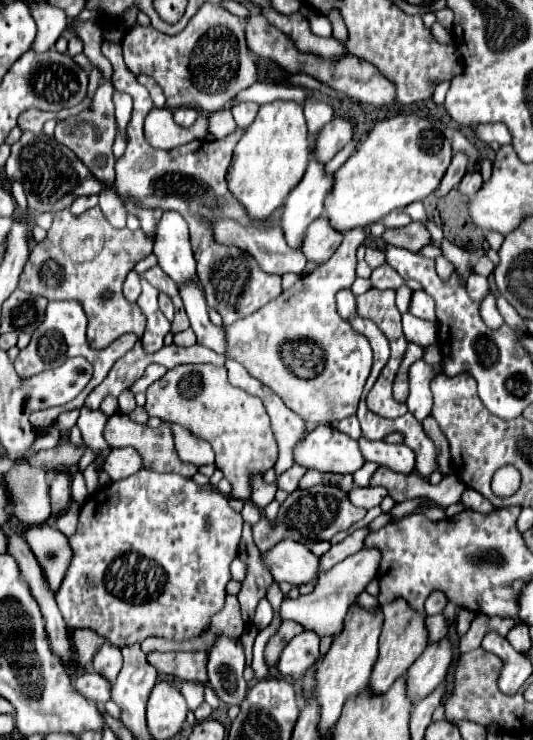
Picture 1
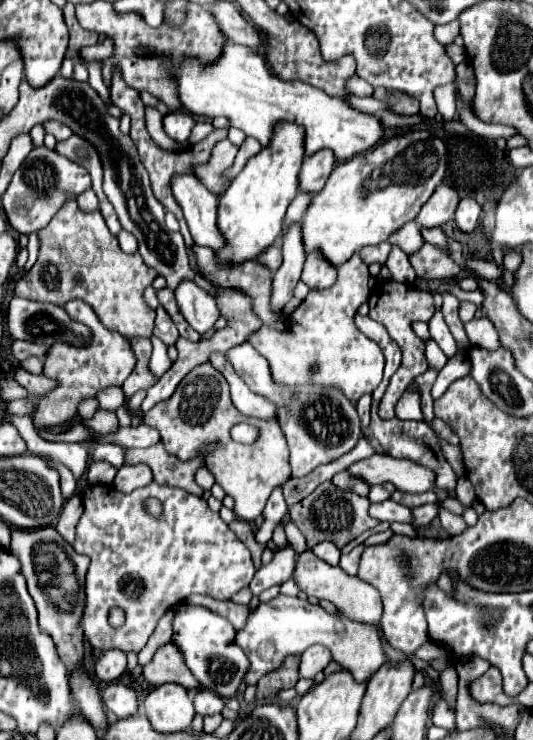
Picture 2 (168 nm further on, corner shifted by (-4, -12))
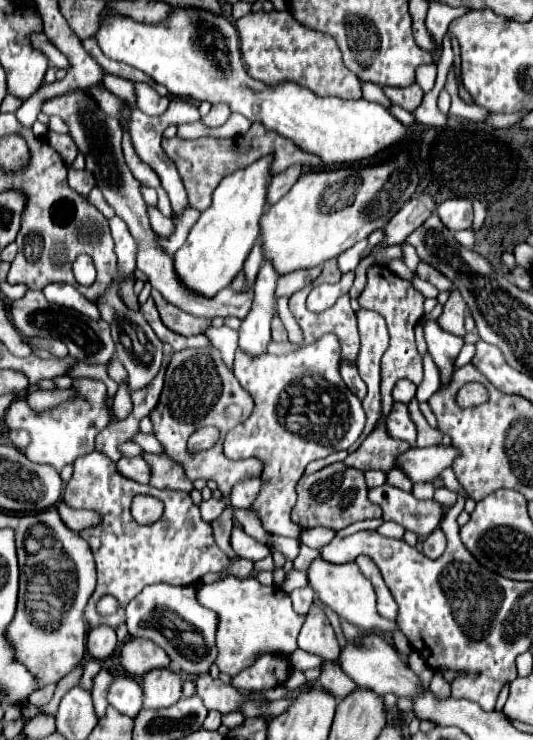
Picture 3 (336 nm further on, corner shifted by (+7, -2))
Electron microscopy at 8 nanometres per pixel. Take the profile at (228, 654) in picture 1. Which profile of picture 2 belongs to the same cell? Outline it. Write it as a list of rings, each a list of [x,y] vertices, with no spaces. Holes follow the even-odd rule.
[[[177,606],[177,616],[173,620],[175,624],[175,644],[181,648],[187,666],[191,668],[193,676],[201,682],[203,688],[219,694],[221,698],[233,698],[237,696],[239,684],[243,682],[249,660],[245,652],[235,644],[235,630],[227,620],[221,620],[221,616],[215,616],[203,606]]]

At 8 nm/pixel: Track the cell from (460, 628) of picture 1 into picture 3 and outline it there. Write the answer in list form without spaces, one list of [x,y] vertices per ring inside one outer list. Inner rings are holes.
[[[322,558],[314,560],[310,570],[308,570],[308,580],[310,580],[310,588],[316,592],[316,596],[330,606],[342,620],[358,626],[364,632],[393,632],[399,630],[395,621],[380,618],[378,610],[376,610],[376,594],[372,584],[368,582],[368,578],[364,578],[364,574],[360,574],[360,568],[354,562],[346,564],[330,564],[324,562]]]

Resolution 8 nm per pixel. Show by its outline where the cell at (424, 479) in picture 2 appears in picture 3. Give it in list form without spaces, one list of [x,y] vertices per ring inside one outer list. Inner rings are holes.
[[[452,444],[410,448],[398,458],[398,468],[406,472],[412,482],[430,482],[438,478],[442,470],[450,468],[456,458],[458,450]]]

